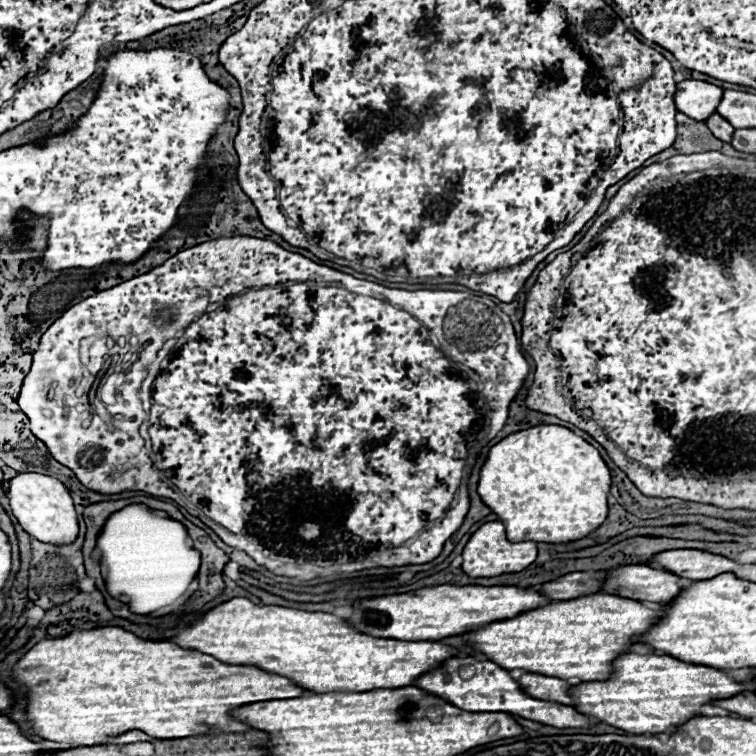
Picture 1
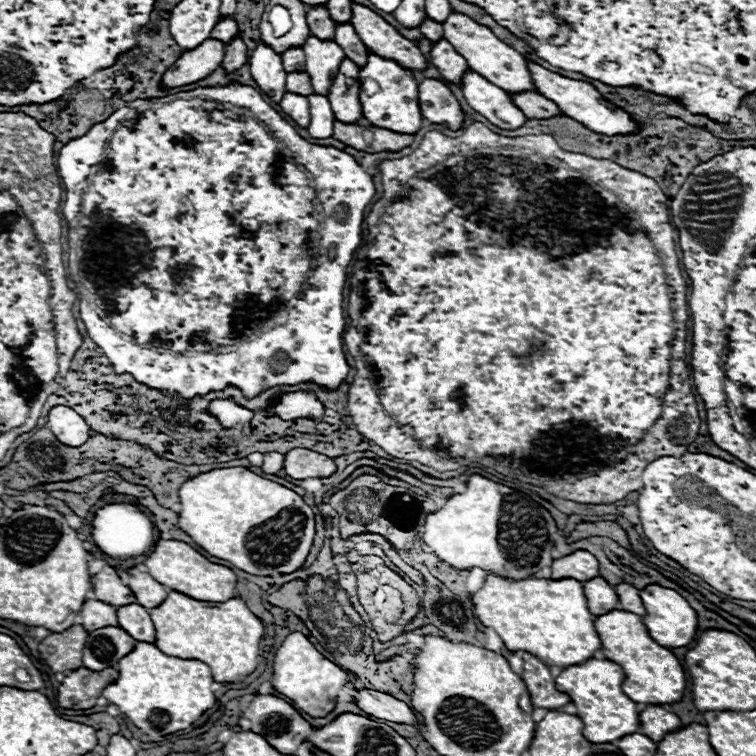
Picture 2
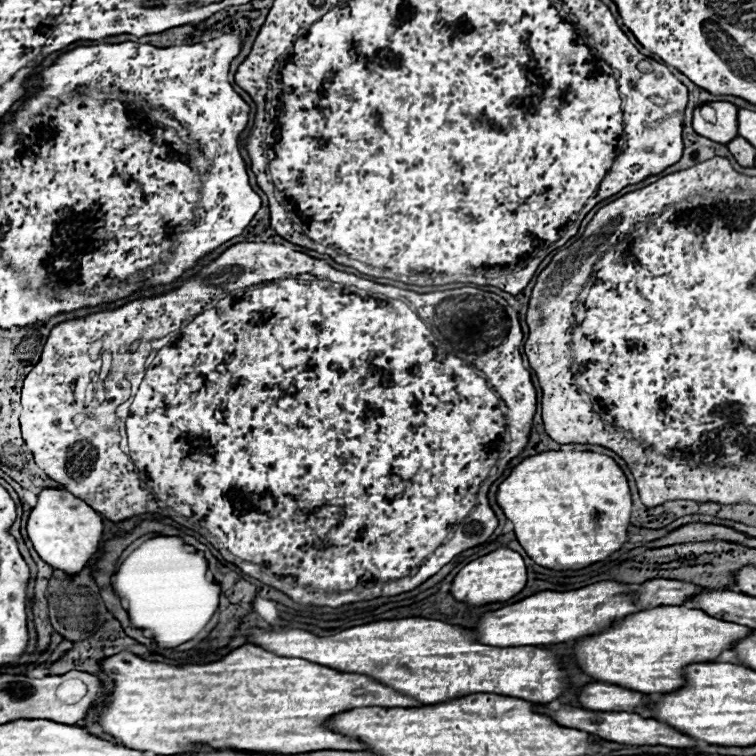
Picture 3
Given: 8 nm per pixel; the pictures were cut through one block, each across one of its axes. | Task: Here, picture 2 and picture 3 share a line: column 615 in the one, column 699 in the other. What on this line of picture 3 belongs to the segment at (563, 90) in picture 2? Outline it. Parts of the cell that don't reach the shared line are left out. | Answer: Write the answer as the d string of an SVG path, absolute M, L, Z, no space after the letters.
M710 102L716 110L716 122L706 122L700 114L700 108L694 110L692 128L700 136L708 136L710 140L720 140L720 144L728 144L738 134L738 108L730 102Z

